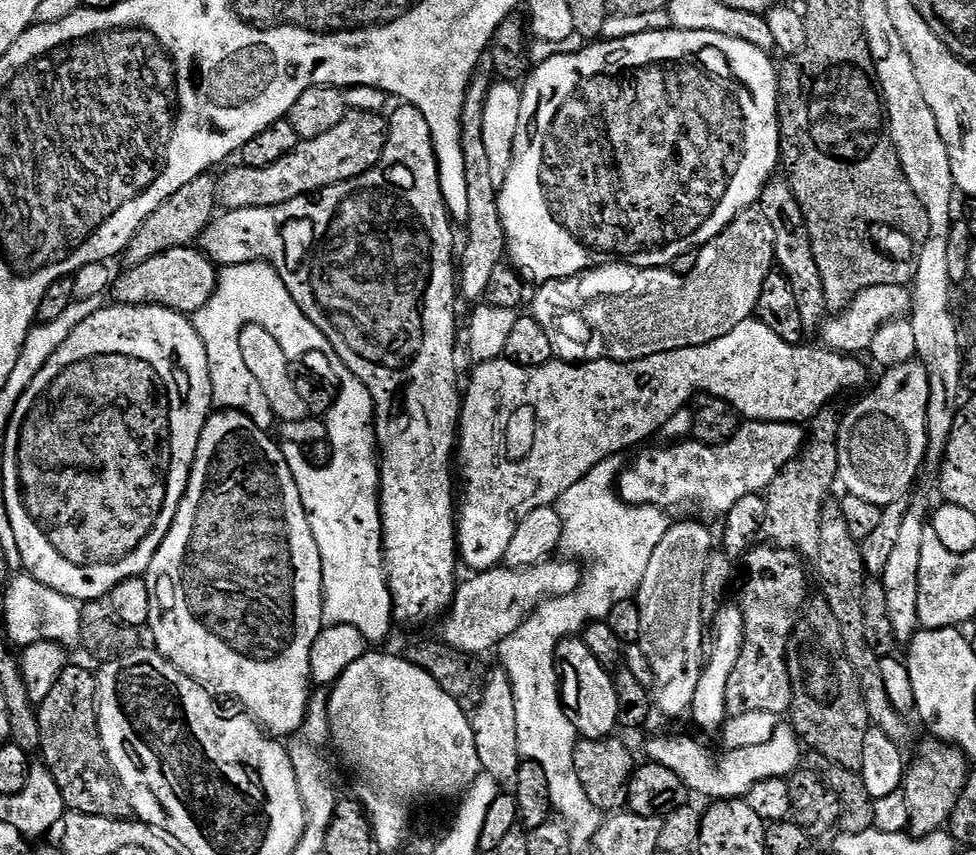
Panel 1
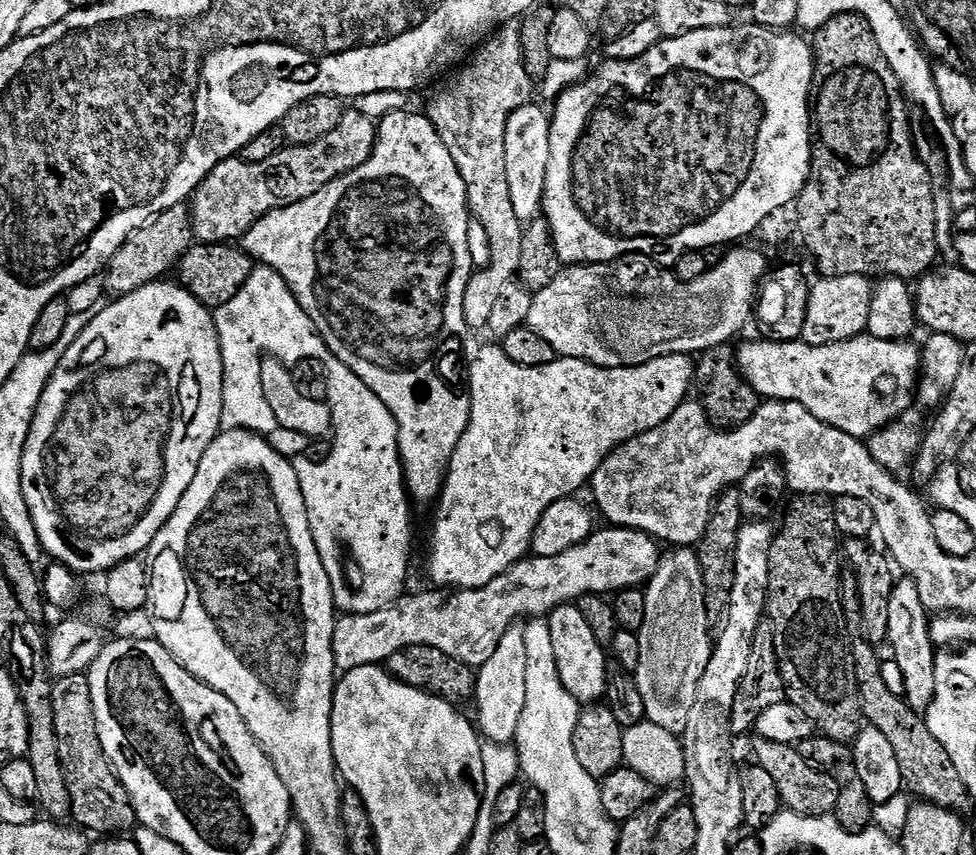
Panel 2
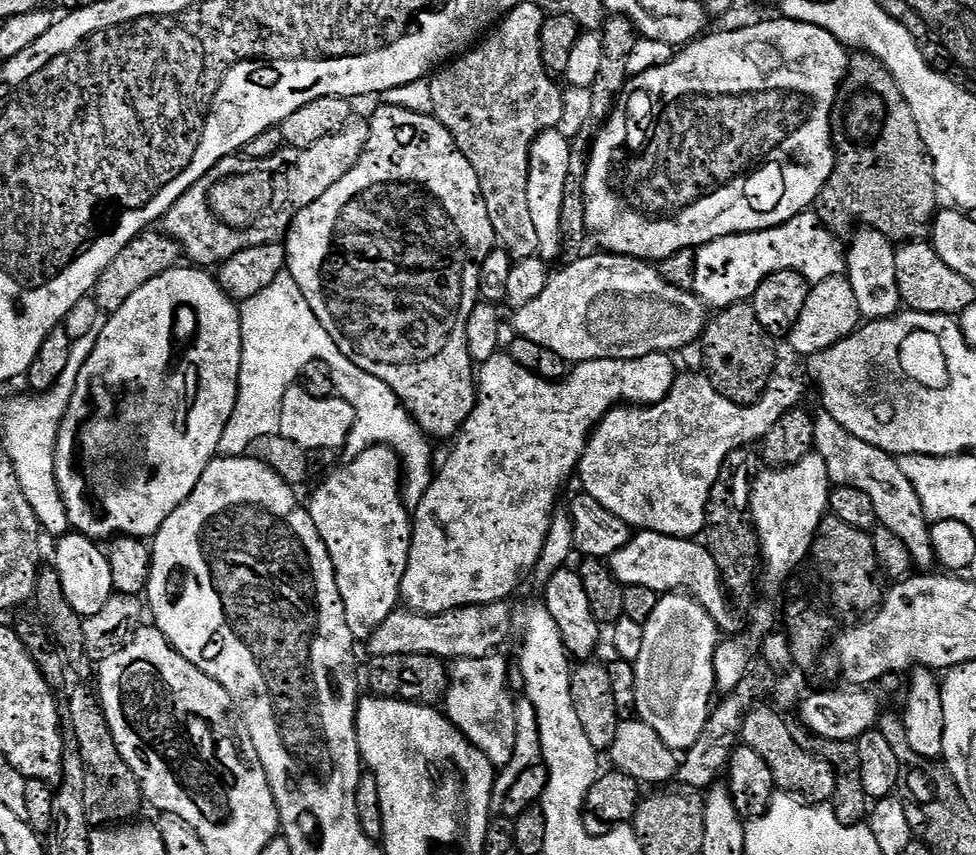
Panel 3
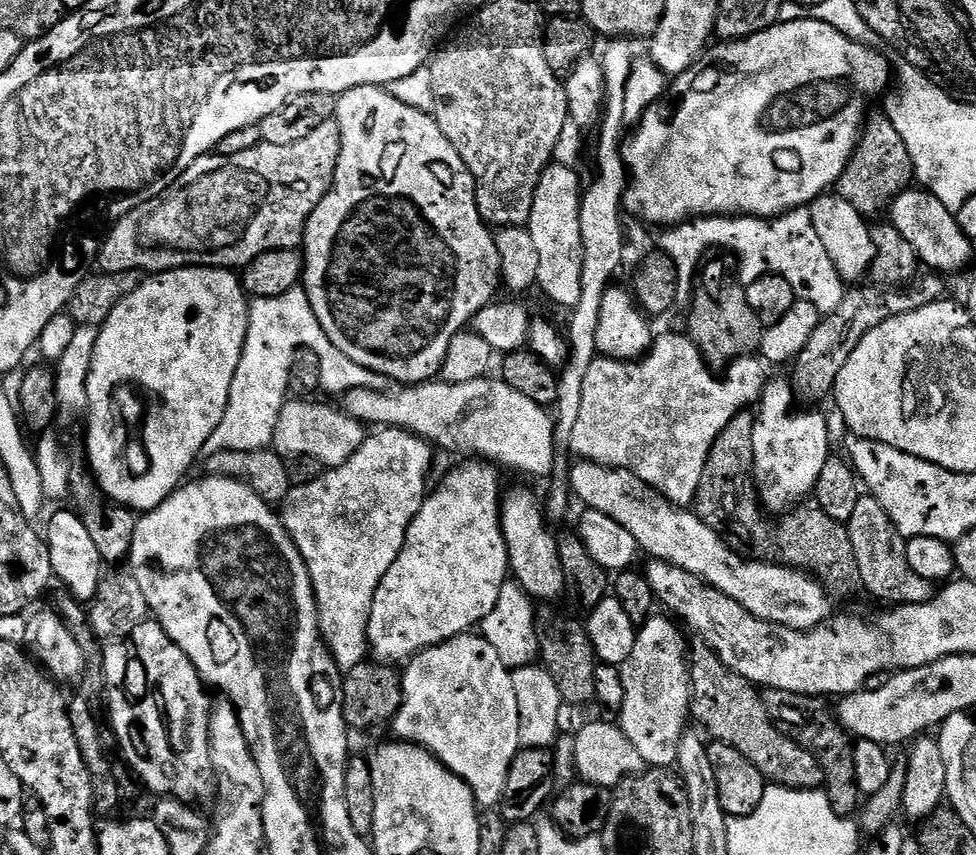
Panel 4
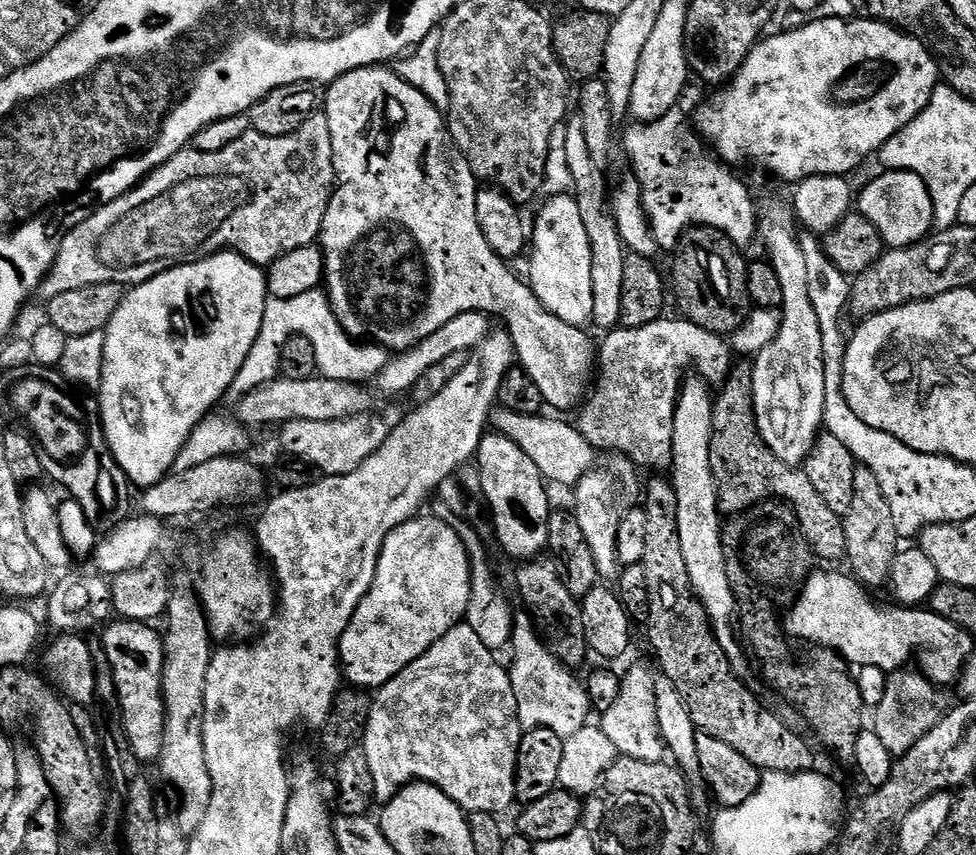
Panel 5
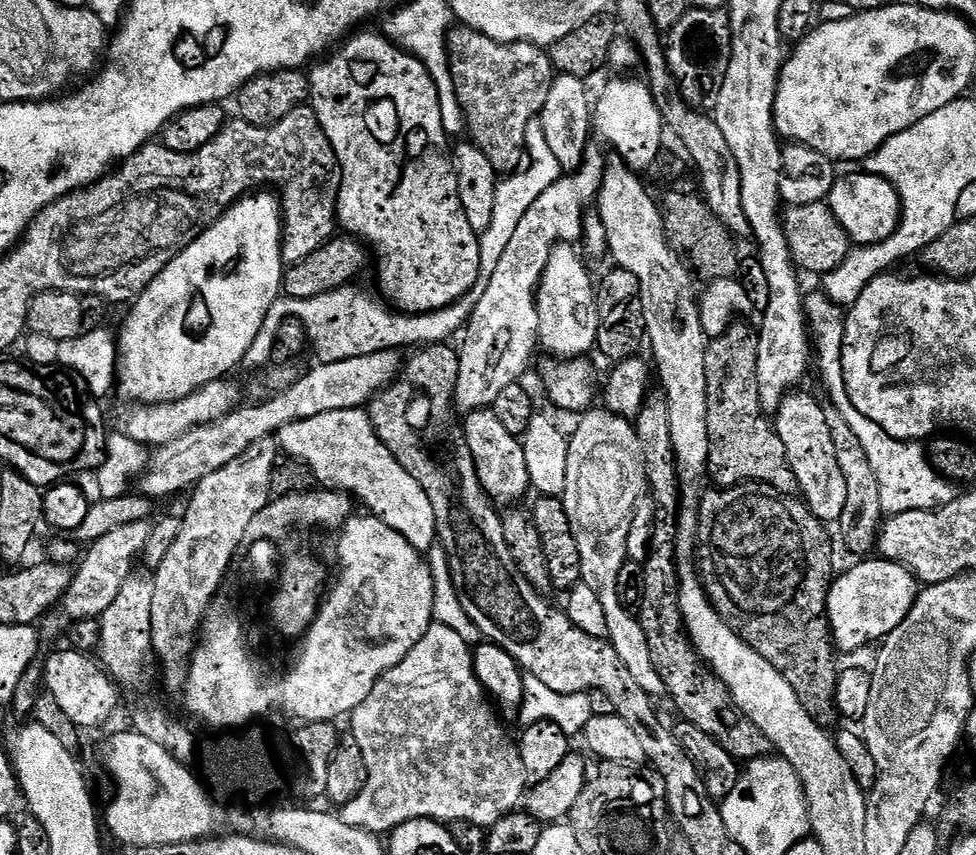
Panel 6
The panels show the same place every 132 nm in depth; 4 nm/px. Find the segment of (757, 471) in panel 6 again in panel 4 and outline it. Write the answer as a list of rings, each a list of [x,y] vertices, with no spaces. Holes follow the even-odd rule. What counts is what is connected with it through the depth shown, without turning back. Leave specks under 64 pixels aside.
[[[743,410],[729,422],[718,435],[713,448],[706,458],[702,470],[701,484],[698,486],[694,511],[697,518],[706,522],[706,526],[723,529],[724,516],[736,523],[740,532],[749,532],[756,536],[752,540],[751,555],[766,564],[783,564],[790,568],[807,570],[824,585],[825,592],[833,597],[852,596],[860,592],[858,561],[855,558],[851,535],[841,521],[830,518],[815,502],[801,502],[783,513],[775,524],[766,515],[757,495],[753,468],[754,443],[751,442],[753,413]],[[809,503],[809,504],[808,504]],[[784,519],[784,520],[782,520]]]

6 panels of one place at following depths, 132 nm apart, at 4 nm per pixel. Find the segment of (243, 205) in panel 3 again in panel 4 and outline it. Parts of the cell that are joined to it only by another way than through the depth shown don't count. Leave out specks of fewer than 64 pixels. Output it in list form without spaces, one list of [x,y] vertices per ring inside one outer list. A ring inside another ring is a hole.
[[[324,120],[306,138],[294,142],[290,146],[274,146],[273,144],[259,144],[250,150],[242,150],[242,154],[230,154],[221,156],[209,154],[198,158],[164,191],[155,203],[142,204],[130,214],[126,214],[120,220],[113,223],[110,231],[103,237],[98,253],[99,271],[104,274],[114,272],[138,272],[144,274],[159,274],[171,272],[173,268],[226,268],[229,270],[243,270],[254,262],[262,254],[270,250],[282,250],[283,248],[296,248],[304,243],[304,227],[308,225],[310,214],[322,202],[322,198],[332,189],[332,179],[338,166],[338,158],[342,150],[342,134],[340,124],[335,120]]]

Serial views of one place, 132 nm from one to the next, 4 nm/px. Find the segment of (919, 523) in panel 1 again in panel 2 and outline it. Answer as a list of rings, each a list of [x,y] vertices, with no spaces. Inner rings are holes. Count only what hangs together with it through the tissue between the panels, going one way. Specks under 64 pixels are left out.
[[[899,579],[891,592],[887,645],[891,646],[896,666],[902,678],[902,689],[909,707],[916,713],[927,713],[937,690],[936,661],[938,652],[932,641],[930,614],[922,604],[919,583]]]

